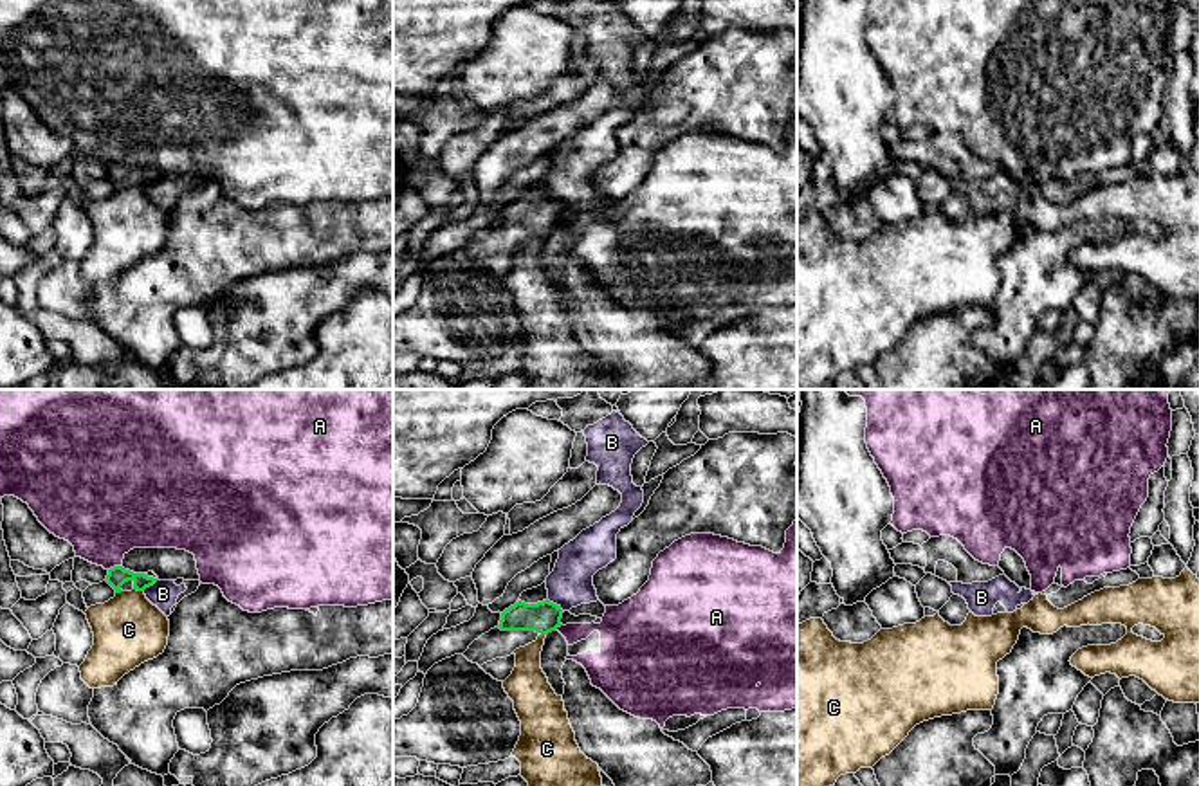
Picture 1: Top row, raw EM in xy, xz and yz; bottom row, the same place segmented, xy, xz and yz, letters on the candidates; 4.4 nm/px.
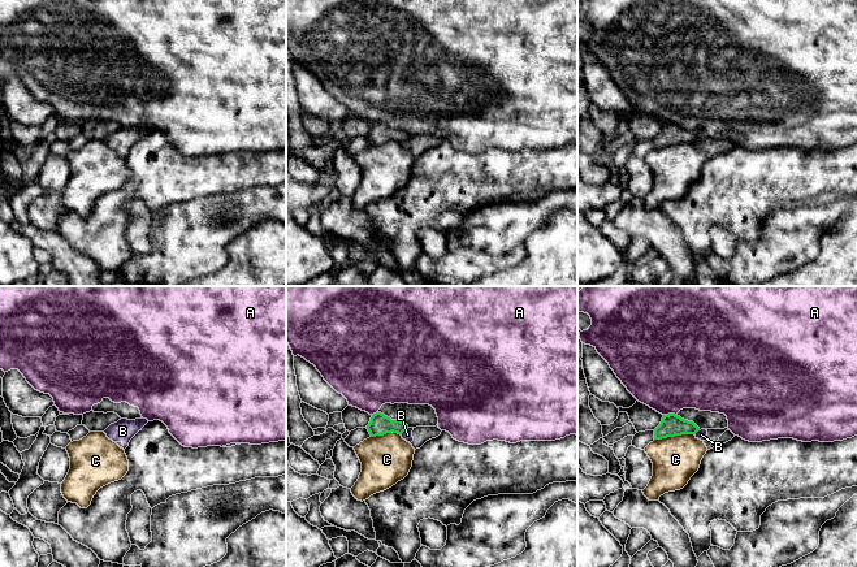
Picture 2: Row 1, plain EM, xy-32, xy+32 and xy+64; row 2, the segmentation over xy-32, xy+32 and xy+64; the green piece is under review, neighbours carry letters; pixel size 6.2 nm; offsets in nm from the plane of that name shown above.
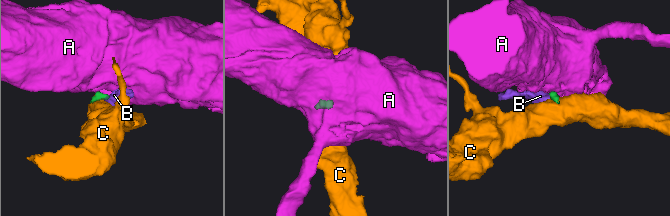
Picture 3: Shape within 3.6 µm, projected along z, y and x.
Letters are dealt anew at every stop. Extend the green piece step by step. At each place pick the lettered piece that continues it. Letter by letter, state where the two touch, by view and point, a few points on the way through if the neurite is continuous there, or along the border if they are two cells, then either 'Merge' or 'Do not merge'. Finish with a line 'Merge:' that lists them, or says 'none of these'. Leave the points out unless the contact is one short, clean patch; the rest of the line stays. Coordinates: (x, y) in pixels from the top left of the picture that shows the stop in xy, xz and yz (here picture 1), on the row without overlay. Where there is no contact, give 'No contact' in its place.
A: Touches green at xy (114, 163). Boundary: xy (121, 161), (114, 161), (109, 166). Do not merge
B: Touches green at xz (556, 201). Boundary: xz (547, 195), (563, 208). Do not merge
C: Touches green at xy (139, 186). Boundary: xy (134, 184), (143, 188). Do not merge
Merge: none of these

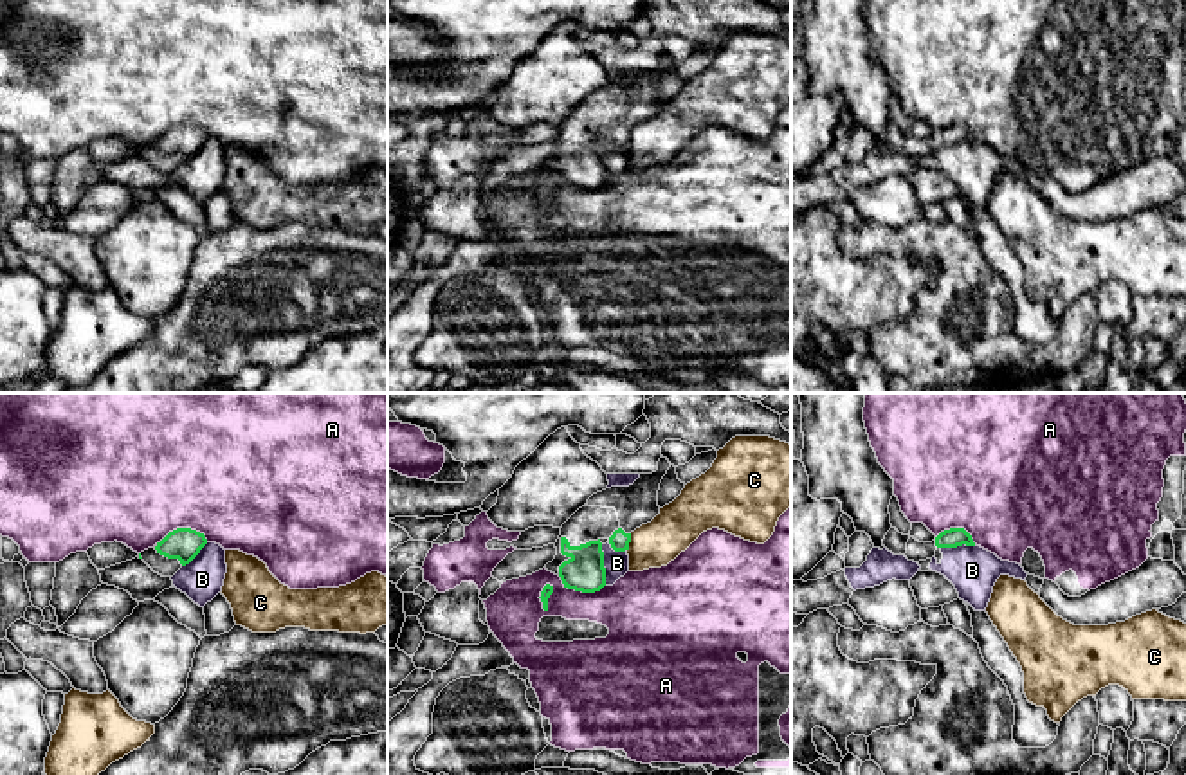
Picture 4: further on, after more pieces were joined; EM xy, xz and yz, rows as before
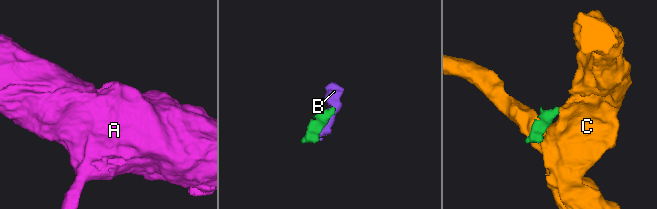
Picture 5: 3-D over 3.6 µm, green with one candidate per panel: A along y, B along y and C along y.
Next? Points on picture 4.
A: Touches green at xz (548, 193). Do not merge
B: Touches green at xz (602, 161). Do not merge
C: Touches green at xz (629, 137). Do not merge
Merge: none of these

